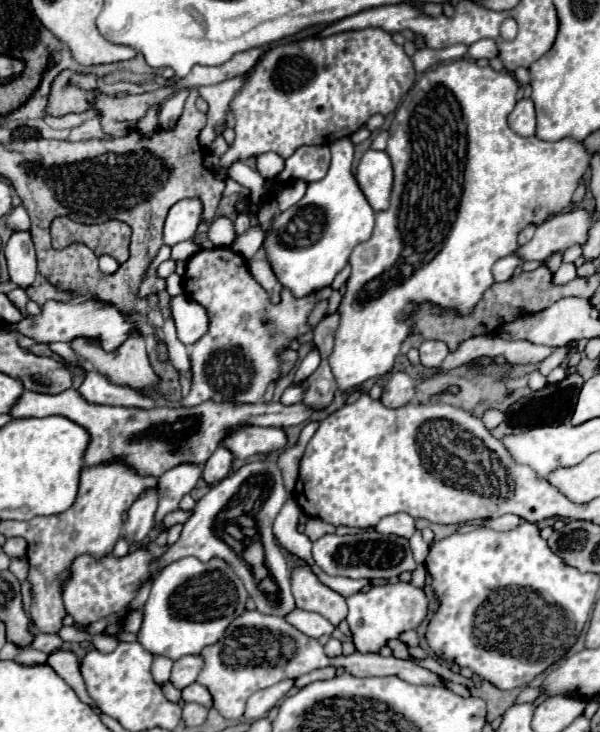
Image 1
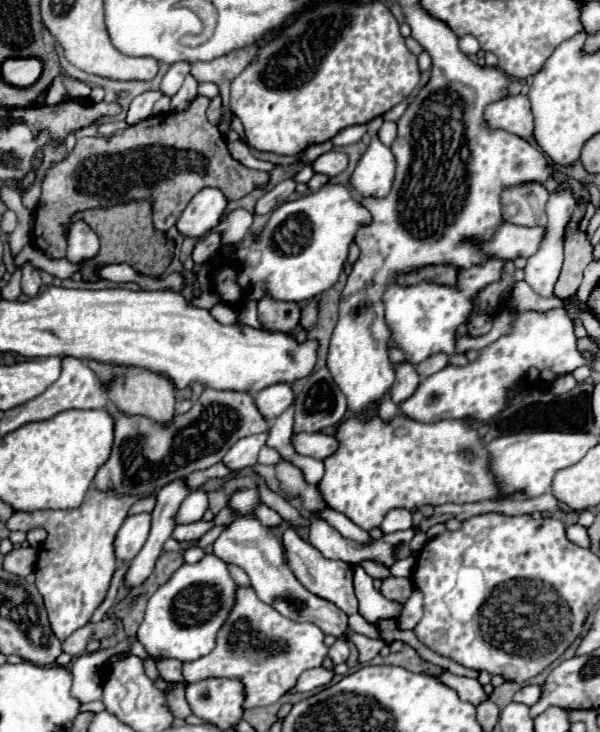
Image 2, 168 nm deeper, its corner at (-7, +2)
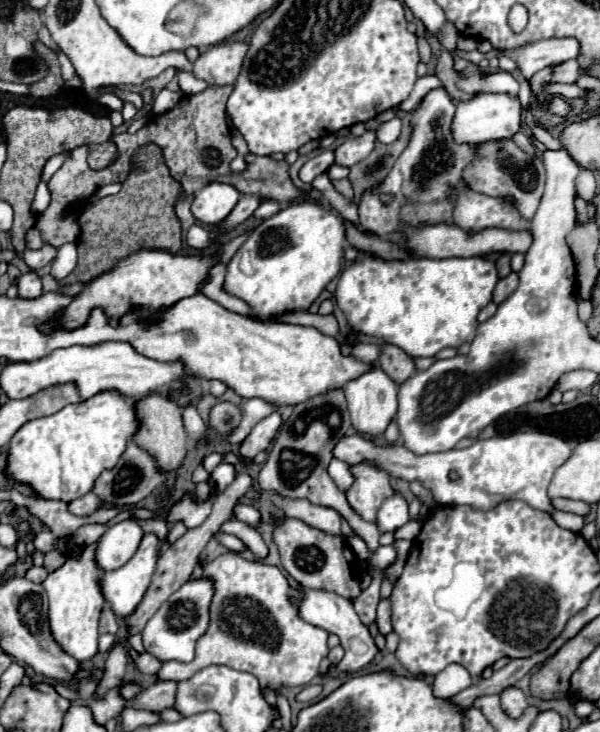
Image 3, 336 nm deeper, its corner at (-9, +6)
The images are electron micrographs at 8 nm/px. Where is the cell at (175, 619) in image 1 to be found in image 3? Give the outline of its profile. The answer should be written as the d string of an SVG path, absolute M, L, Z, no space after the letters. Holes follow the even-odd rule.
M209 577L189 579L179 591L175 591L159 611L149 619L143 629L143 645L147 653L153 653L159 661L193 661L195 643L209 627L209 605L213 599L213 581Z

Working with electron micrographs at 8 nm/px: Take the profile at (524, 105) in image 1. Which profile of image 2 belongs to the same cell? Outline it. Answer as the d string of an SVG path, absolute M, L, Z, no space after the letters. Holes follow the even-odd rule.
M507 95L489 103L483 111L483 121L489 129L503 129L523 139L531 139L533 135L531 103L525 95Z

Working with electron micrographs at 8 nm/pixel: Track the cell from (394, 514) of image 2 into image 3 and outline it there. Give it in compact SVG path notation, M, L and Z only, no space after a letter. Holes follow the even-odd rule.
M395 493L393 497L385 499L379 513L377 513L377 527L381 533L385 531L395 531L401 525L409 521L409 511L407 511L407 501L401 497L401 493Z

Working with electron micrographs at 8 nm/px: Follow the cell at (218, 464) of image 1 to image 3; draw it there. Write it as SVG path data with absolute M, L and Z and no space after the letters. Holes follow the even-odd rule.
M271 413L269 417L261 419L251 429L251 433L245 437L245 441L239 445L241 457L253 459L257 453L265 451L271 445L271 441L273 441L273 437L275 437L279 427L281 427L281 415L279 413Z

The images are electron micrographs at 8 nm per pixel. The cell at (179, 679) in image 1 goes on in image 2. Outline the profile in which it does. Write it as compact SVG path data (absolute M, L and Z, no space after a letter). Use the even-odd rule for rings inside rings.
M159 659L157 661L157 671L159 671L159 677L169 681L169 683L175 683L175 681L183 681L181 677L181 661L175 661L175 659Z

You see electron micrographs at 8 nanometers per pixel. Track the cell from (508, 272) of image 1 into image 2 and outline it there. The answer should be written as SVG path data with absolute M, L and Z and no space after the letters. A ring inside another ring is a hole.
M489 259L483 265L473 265L469 269L457 269L455 285L439 285L431 281L421 281L417 285L399 285L389 283L383 293L385 303L385 323L391 329L391 339L403 351L405 359L413 365L425 361L435 353L455 353L457 327L467 323L473 313L475 297L489 283L499 281L501 277L501 259Z

